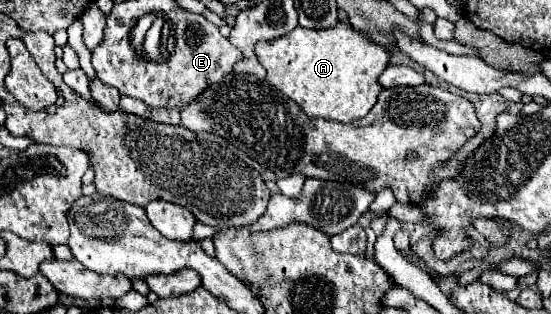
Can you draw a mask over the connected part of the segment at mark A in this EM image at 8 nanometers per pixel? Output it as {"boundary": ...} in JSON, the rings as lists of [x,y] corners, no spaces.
{"boundary":[[[347,21],[331,29],[295,27],[285,37],[257,43],[257,59],[267,69],[269,85],[293,99],[309,117],[323,117],[339,123],[363,119],[381,93],[379,75],[387,69],[393,47],[369,39]]]}

